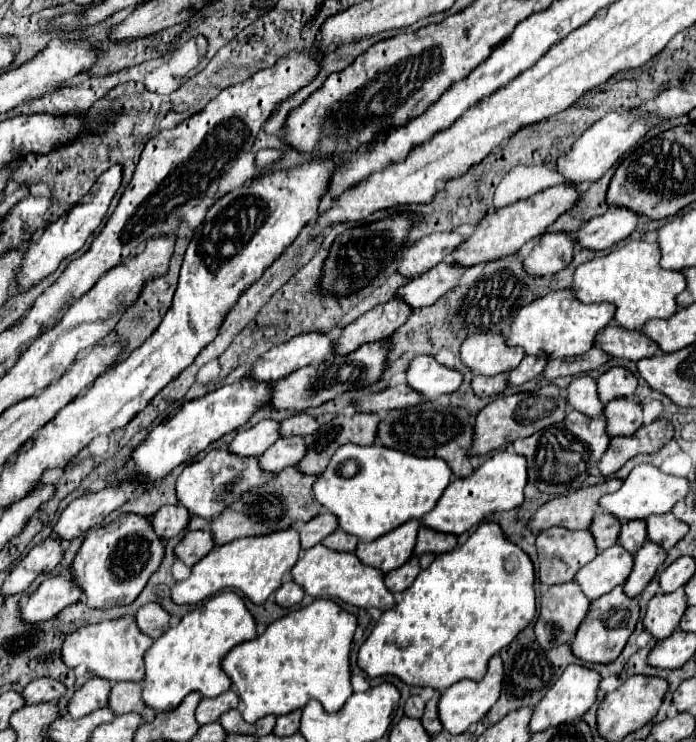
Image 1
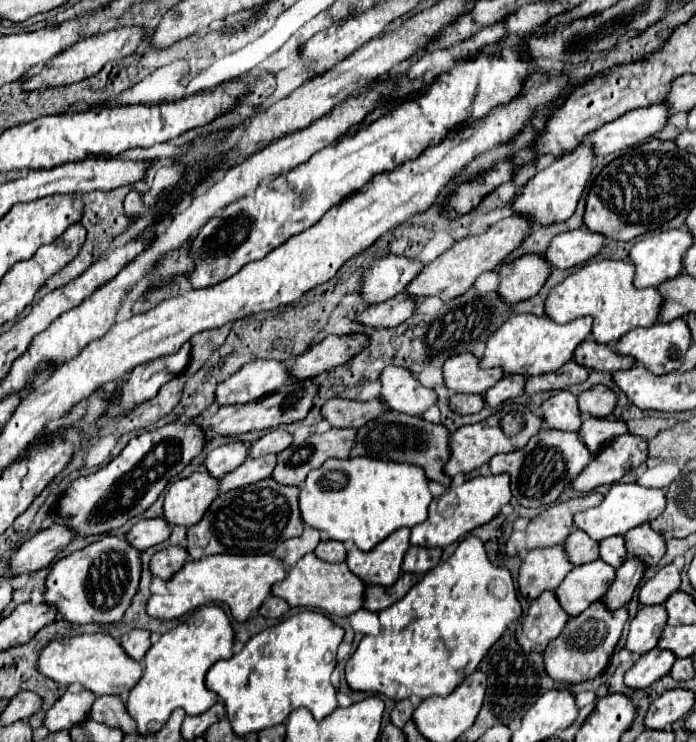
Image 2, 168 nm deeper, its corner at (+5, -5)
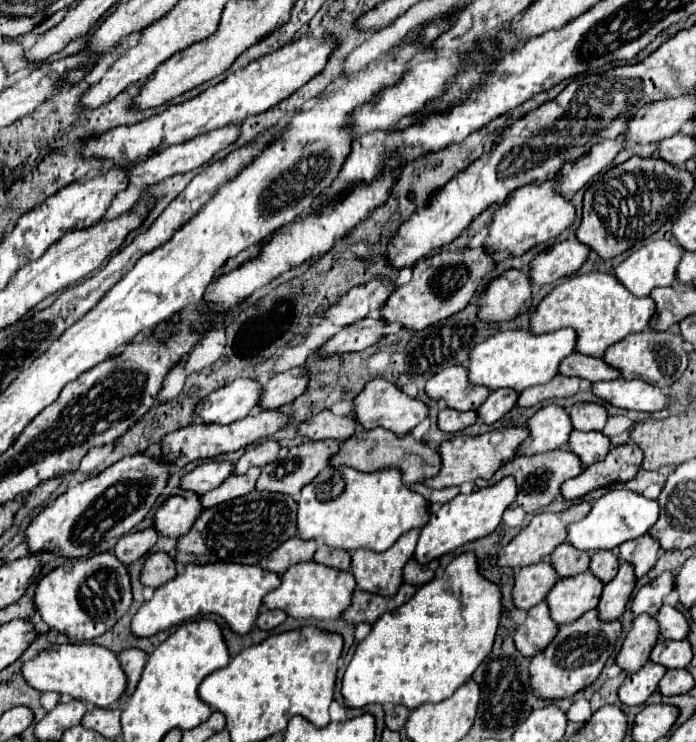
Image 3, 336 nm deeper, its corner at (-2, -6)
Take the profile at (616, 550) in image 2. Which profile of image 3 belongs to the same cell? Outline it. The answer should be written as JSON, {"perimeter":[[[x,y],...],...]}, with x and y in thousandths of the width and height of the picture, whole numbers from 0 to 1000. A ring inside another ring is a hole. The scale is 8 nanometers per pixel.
{"perimeter":[[[855,744],[849,749],[846,771],[861,776],[861,782],[866,782],[866,784],[881,782],[886,768],[889,768],[889,752],[884,744]]]}

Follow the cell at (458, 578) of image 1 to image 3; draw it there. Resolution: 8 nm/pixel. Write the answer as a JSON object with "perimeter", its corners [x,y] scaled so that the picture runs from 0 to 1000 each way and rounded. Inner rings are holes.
{"perimeter":[[[665,744],[665,747],[659,747],[659,749],[639,765],[639,774],[636,774],[634,779],[622,779],[619,784],[608,787],[605,792],[599,792],[596,803],[593,803],[585,814],[576,814],[573,819],[568,819],[568,822],[562,822],[562,825],[556,825],[556,827],[550,827],[550,830],[536,841],[530,857],[516,865],[516,871],[513,871],[513,876],[510,876],[510,884],[507,884],[507,889],[504,889],[504,895],[499,898],[496,911],[493,911],[493,938],[496,938],[499,949],[507,951],[507,954],[519,954],[519,951],[527,951],[527,949],[559,949],[559,946],[562,946],[562,949],[579,949],[579,951],[585,951],[585,954],[599,954],[599,951],[605,951],[605,949],[611,949],[611,946],[634,946],[634,943],[651,938],[651,933],[654,933],[662,922],[668,922],[668,919],[677,914],[677,908],[685,903],[685,898],[697,889],[697,884],[700,884],[700,881],[705,879],[705,873],[708,873],[708,863],[711,863],[714,846],[717,846],[717,833],[720,833],[720,825],[723,825],[723,809],[720,809],[720,806],[723,806],[723,803],[720,803],[720,792],[717,792],[714,787],[708,787],[705,782],[700,782],[700,779],[688,771],[682,744]]]}

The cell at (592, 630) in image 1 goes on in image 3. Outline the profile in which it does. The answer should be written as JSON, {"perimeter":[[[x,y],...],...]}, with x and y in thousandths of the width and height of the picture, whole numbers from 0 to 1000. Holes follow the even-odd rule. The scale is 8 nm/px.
{"perimeter":[[[858,822],[841,825],[832,836],[826,836],[826,841],[806,844],[797,863],[763,889],[763,900],[760,900],[763,927],[769,927],[772,938],[789,943],[820,941],[823,935],[843,927],[861,914],[869,892],[884,876],[884,865],[889,854],[892,854],[892,838],[889,836],[866,838]]]}

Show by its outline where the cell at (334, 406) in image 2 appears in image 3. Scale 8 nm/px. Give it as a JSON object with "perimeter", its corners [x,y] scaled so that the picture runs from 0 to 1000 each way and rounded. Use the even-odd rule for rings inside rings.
{"perimeter":[[[464,553],[447,566],[435,569],[430,574],[430,585],[441,588],[447,593],[493,593],[510,585],[516,569],[510,561],[484,561],[476,553]]]}

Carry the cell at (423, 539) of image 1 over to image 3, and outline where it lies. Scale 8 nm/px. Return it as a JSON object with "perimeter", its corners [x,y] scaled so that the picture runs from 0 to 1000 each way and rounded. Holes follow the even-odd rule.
{"perimeter":[[[591,752],[579,765],[579,782],[588,787],[596,787],[596,790],[608,790],[625,776],[628,763],[631,763],[628,752],[619,755],[616,760],[602,760],[596,752]]]}

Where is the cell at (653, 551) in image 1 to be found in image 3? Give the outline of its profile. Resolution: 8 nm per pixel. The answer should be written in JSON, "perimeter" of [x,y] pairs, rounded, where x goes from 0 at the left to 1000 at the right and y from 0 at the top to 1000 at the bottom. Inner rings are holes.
{"perimeter":[[[892,757],[886,776],[869,787],[864,811],[858,817],[864,836],[886,836],[898,825],[904,803],[912,795],[912,784],[915,779],[909,771],[909,760]]]}

